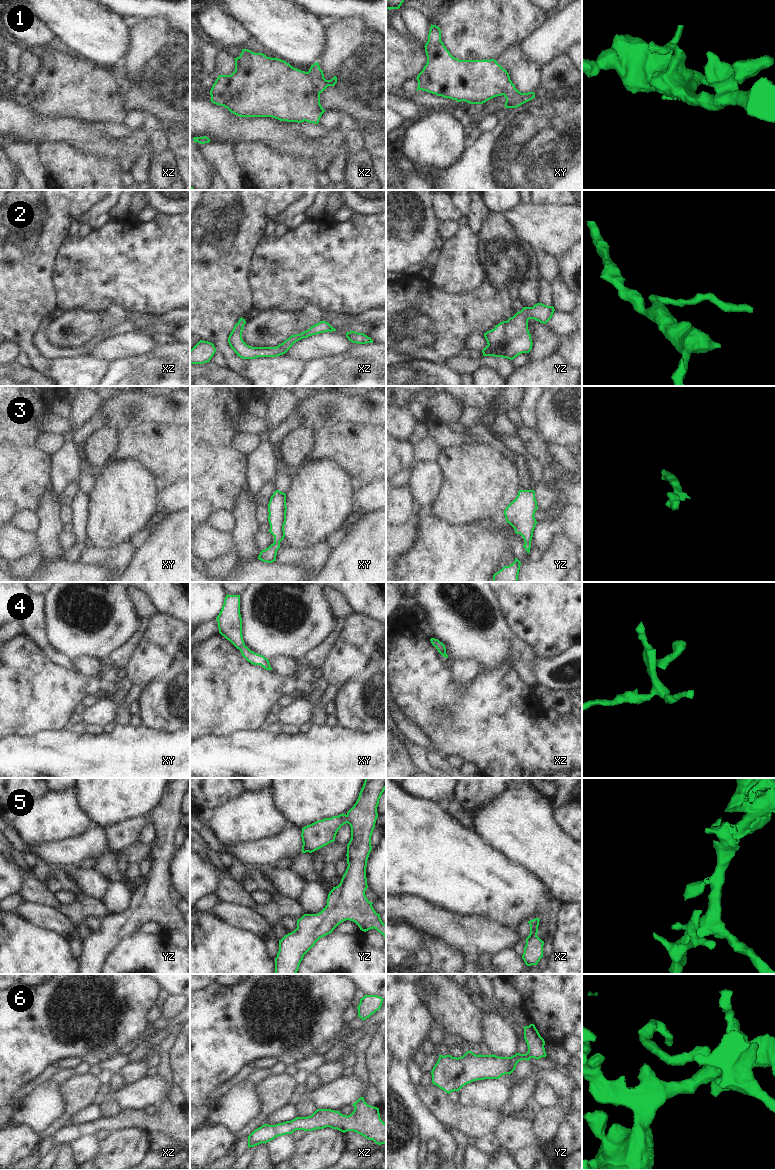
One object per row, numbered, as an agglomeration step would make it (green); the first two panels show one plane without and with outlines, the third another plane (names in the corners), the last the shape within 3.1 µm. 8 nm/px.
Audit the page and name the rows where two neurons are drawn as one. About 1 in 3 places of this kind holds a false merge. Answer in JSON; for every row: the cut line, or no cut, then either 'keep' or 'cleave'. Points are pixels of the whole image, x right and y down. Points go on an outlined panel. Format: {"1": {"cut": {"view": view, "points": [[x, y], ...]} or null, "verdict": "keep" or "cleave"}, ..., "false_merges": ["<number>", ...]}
{"1": {"cut": {"view": "xz", "points": [[307, 72], [311, 83], [320, 92]]}, "verdict": "cleave"}, "2": {"cut": null, "verdict": "keep"}, "3": {"cut": null, "verdict": "keep"}, "4": {"cut": null, "verdict": "keep"}, "5": {"cut": {"view": "xz", "points": [[536, 934], [528, 937]]}, "verdict": "cleave"}, "6": {"cut": null, "verdict": "keep"}, "false_merges": ["1", "5"]}

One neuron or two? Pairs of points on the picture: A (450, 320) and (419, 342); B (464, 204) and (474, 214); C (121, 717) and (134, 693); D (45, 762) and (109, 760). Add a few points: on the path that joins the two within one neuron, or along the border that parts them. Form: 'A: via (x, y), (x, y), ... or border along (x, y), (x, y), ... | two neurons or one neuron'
A: via (442, 321), (427, 334) | one neuron
B: border along (471, 200), (471, 206), (466, 215) | two neurons
C: via (122, 711), (122, 707), (128, 699) | one neuron
D: via (61, 762), (93, 762) | one neuron

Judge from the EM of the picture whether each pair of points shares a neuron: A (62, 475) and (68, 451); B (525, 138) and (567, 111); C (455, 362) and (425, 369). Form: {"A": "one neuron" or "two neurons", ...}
{"A": "one neuron", "B": "one neuron", "C": "two neurons"}

